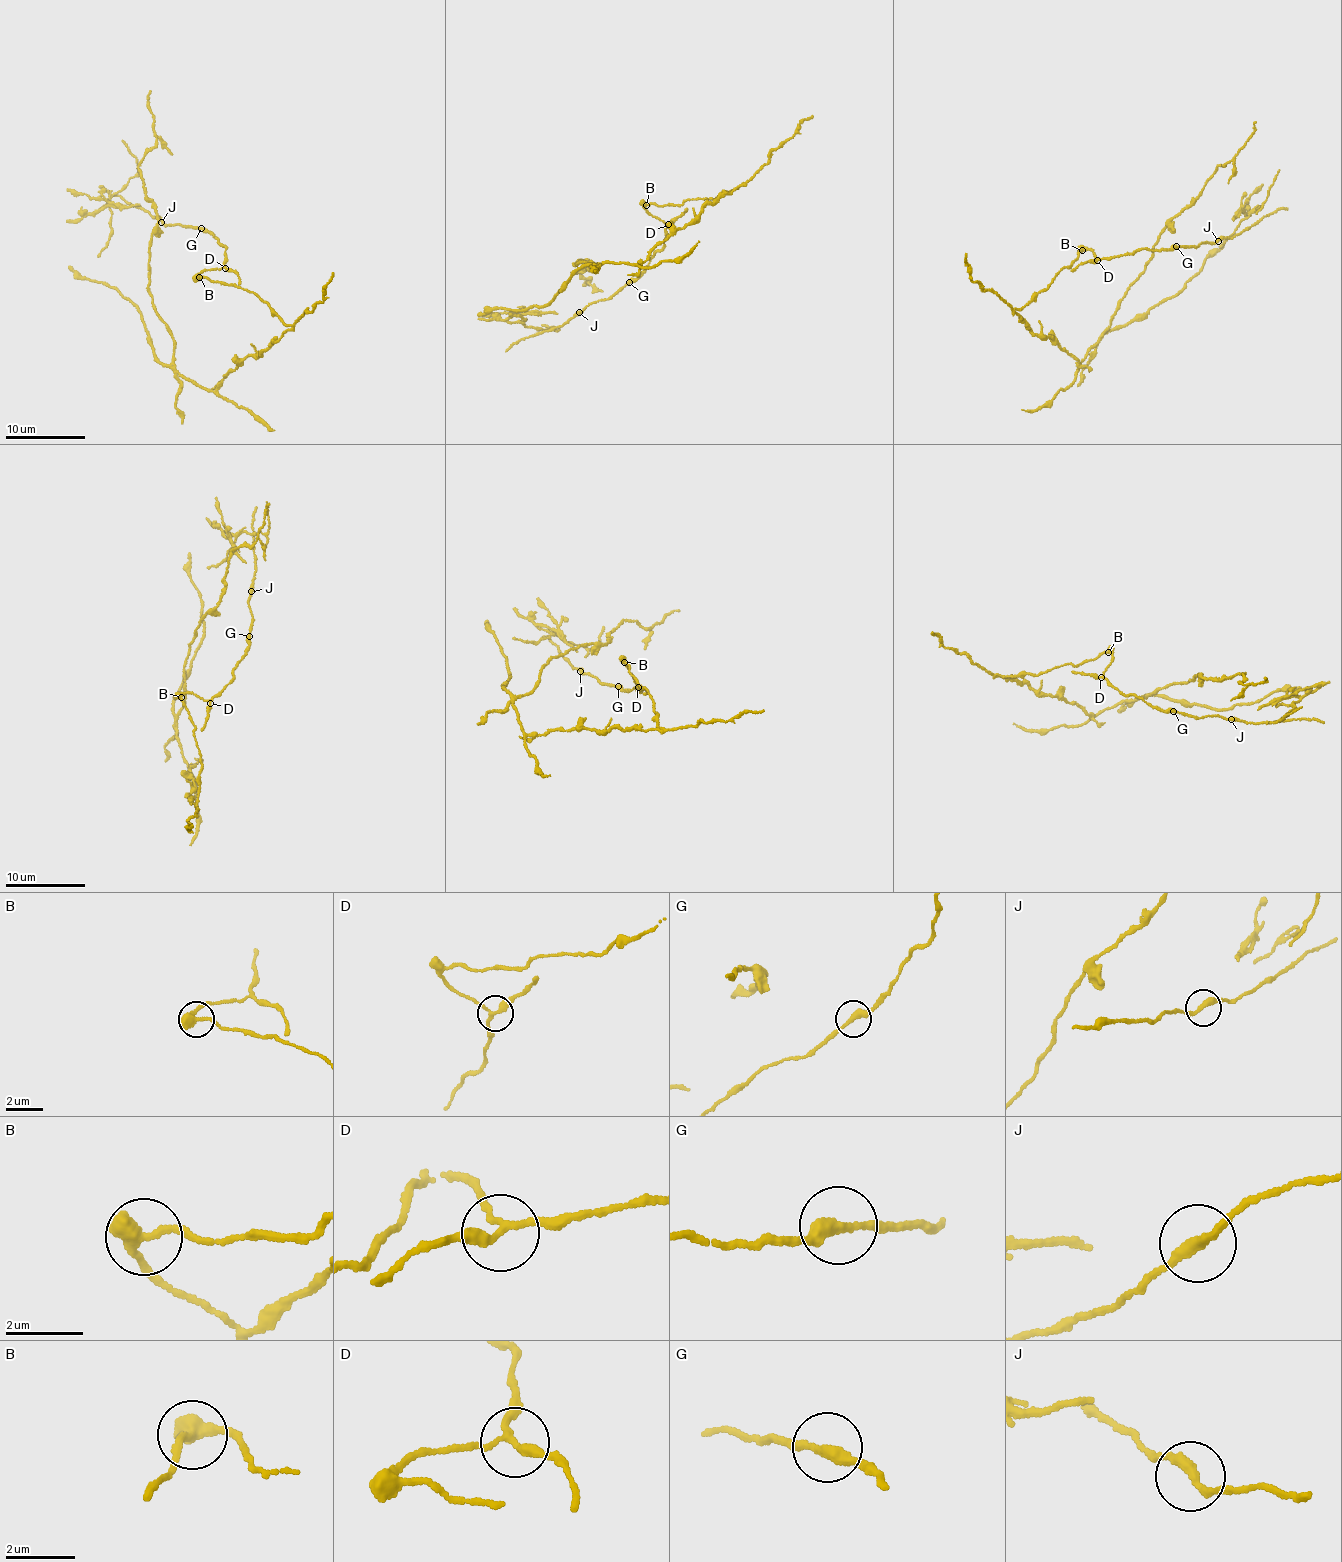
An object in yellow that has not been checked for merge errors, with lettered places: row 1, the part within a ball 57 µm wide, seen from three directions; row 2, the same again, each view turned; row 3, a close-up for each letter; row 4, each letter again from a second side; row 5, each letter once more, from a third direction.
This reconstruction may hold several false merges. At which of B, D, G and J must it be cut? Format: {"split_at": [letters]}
{"split_at": ["B"]}

